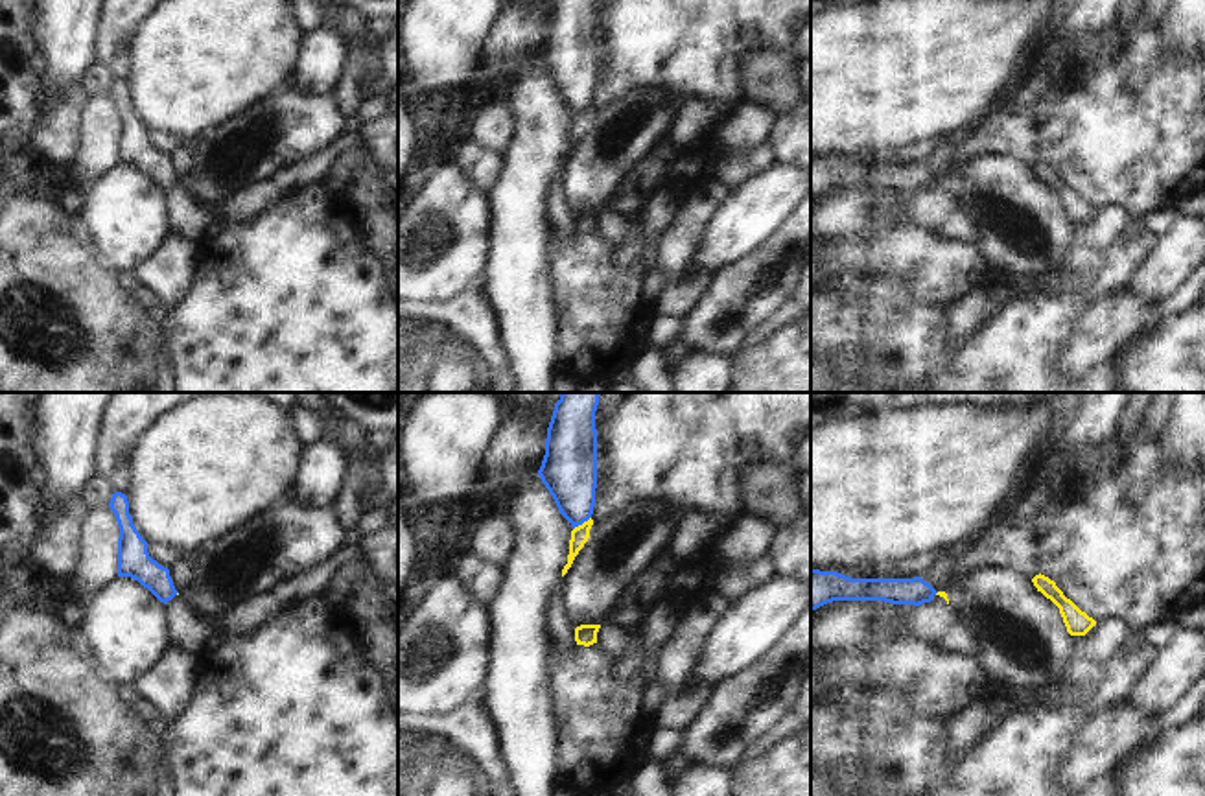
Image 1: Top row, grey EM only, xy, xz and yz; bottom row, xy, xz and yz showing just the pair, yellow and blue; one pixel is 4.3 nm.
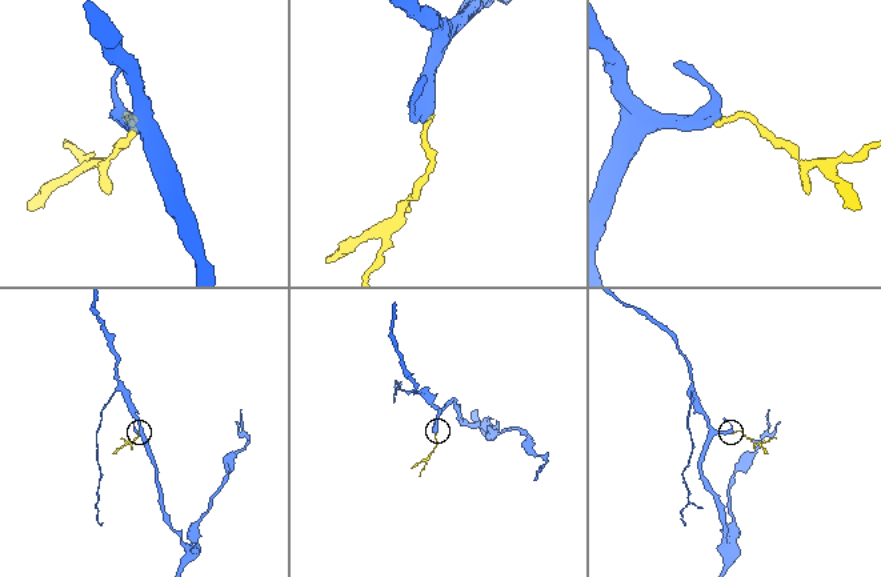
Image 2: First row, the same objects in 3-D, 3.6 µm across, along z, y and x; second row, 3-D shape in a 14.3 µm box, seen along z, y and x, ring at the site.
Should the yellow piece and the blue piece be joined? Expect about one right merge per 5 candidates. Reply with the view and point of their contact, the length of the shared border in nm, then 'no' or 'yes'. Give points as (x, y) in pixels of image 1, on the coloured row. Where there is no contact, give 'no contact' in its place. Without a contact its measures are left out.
xz (583, 524) | 100 nm | no

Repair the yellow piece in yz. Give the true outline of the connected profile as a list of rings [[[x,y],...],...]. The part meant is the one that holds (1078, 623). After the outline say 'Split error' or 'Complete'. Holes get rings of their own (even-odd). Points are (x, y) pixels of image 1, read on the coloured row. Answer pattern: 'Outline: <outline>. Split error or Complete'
Outline: [[[1039,573],[1032,579],[1032,582],[1037,591],[1041,591],[1059,608],[1059,614],[1070,636],[1085,636],[1096,625],[1096,621],[1082,612],[1070,599],[1067,599],[1056,582],[1048,577]]]. Complete.

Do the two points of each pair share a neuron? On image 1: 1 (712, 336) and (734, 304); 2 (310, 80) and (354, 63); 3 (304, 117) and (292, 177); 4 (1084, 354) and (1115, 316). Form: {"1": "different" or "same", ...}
{"1": "same", "2": "different", "3": "different", "4": "same"}

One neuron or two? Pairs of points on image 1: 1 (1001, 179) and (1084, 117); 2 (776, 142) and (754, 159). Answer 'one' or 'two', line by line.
1: two
2: two

